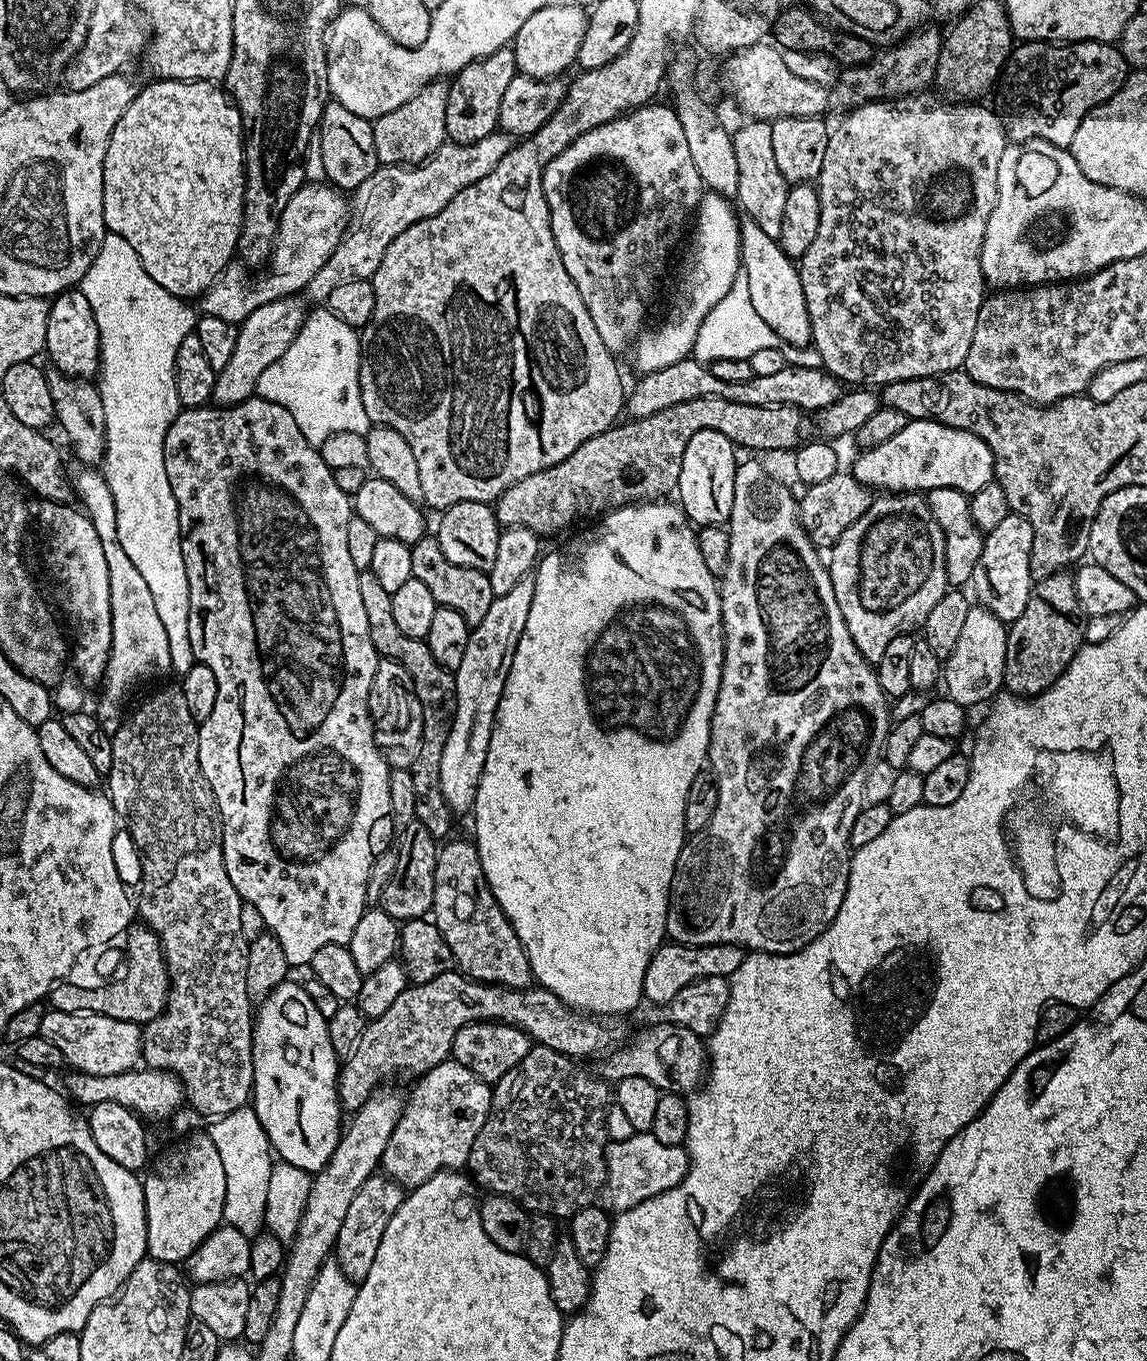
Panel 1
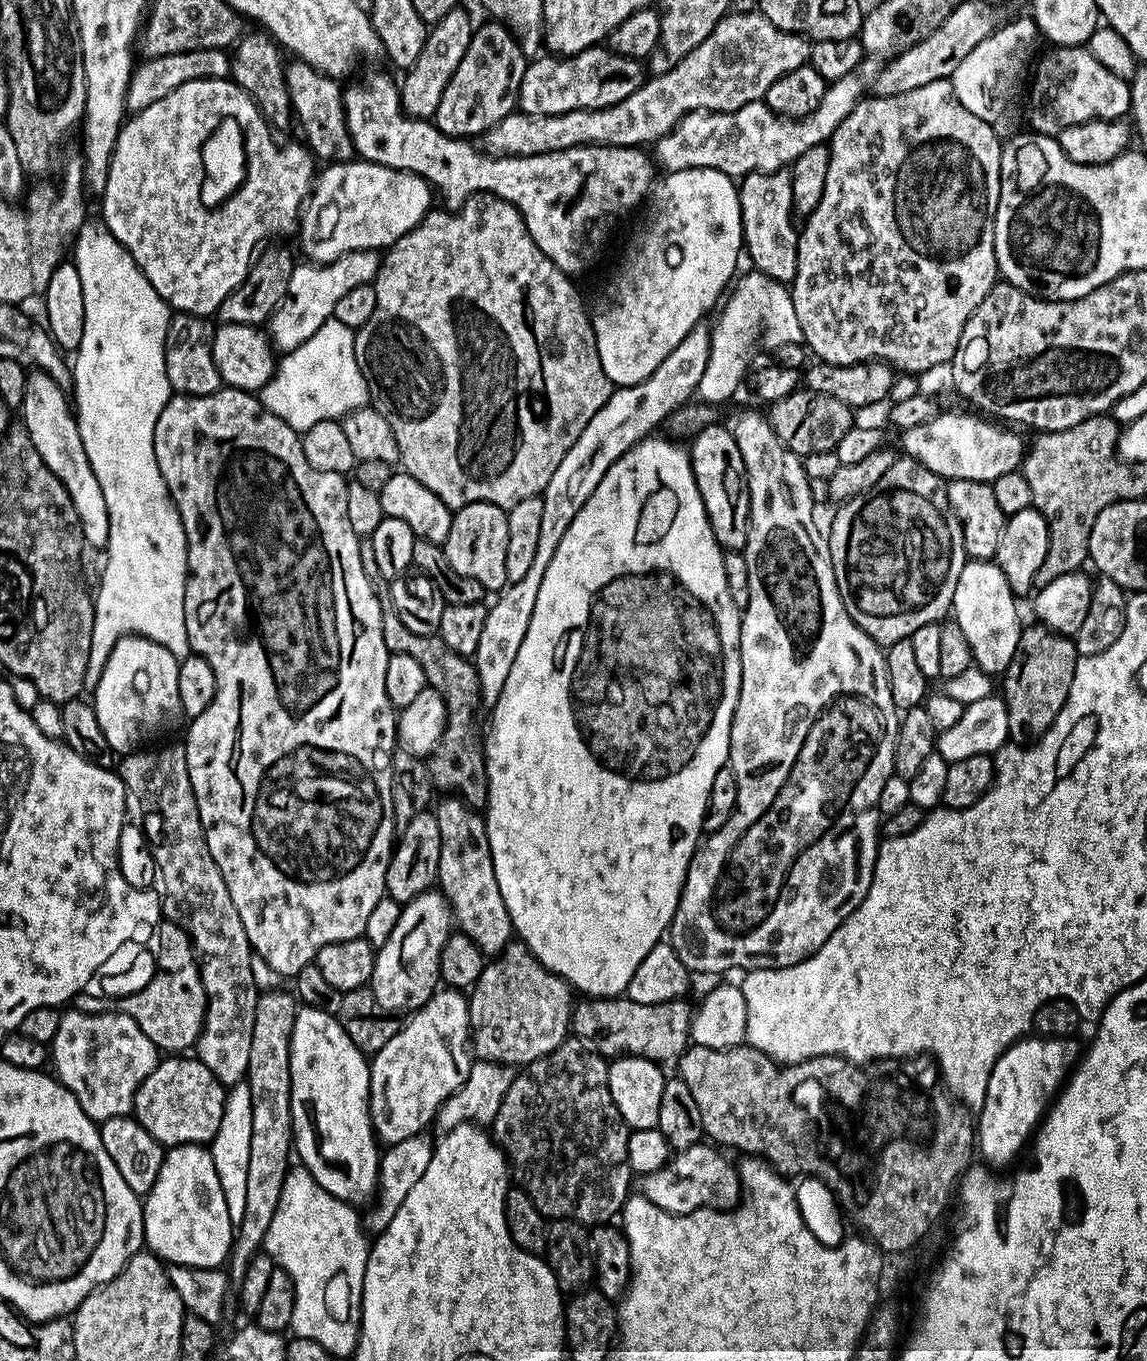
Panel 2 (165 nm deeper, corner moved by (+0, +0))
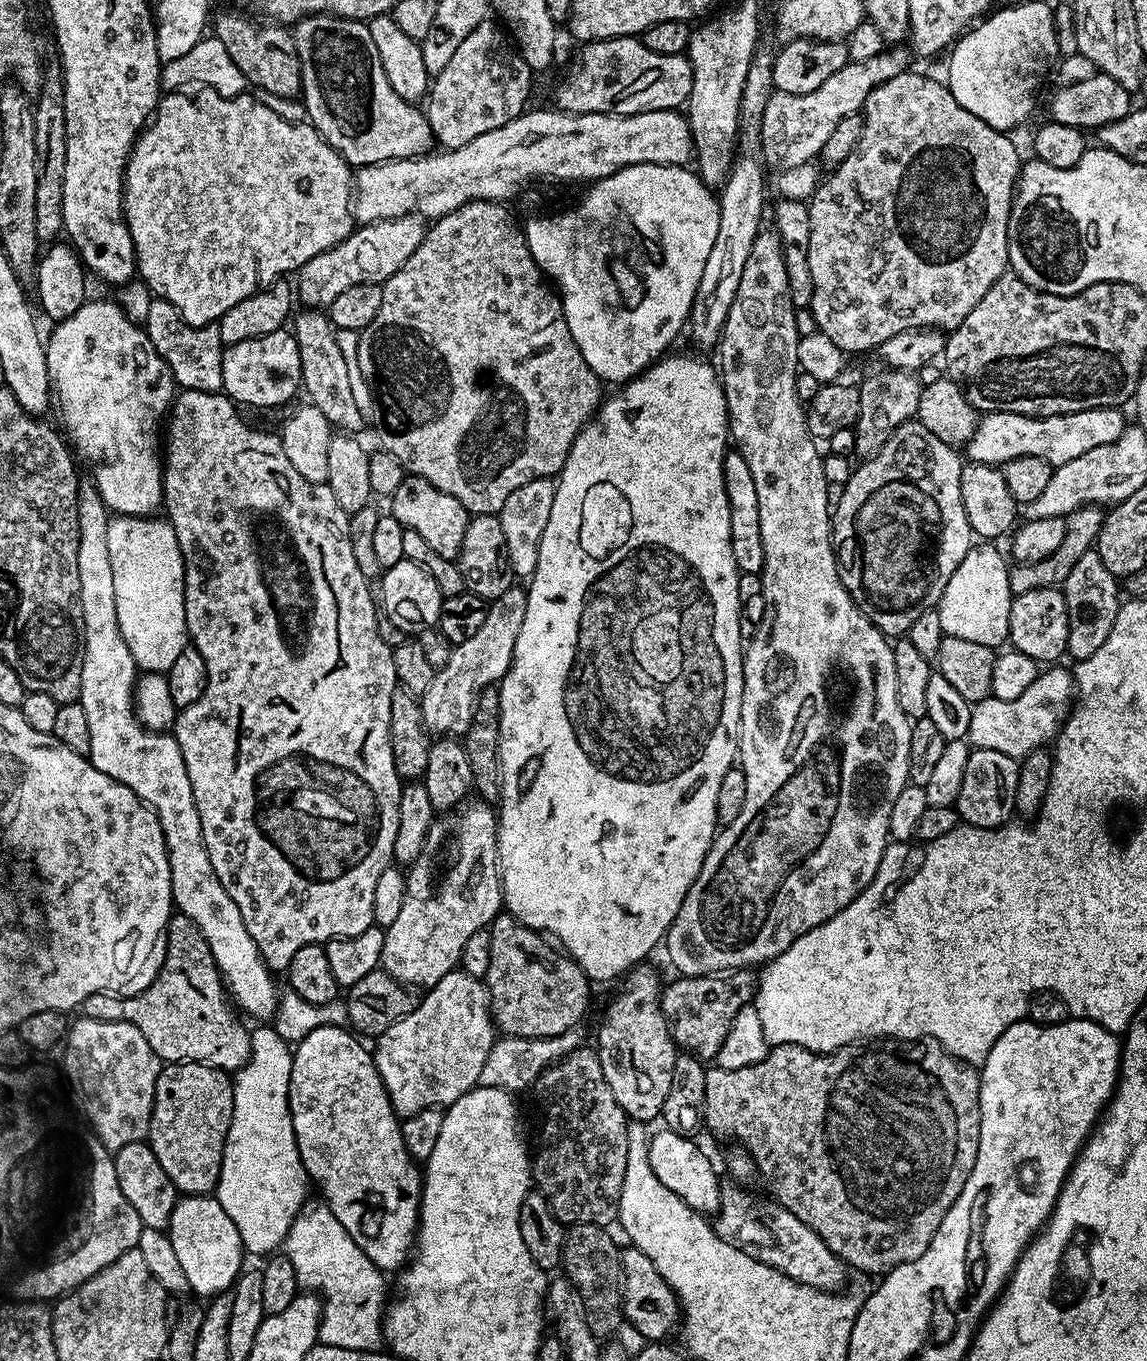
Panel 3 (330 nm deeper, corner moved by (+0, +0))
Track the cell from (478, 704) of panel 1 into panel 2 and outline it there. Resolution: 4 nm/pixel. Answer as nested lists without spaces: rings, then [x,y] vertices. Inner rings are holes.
[[[701,322],[682,338],[674,351],[662,358],[662,366],[654,370],[654,374],[645,380],[639,380],[625,388],[617,387],[611,398],[586,422],[586,430],[578,434],[578,442],[566,450],[566,458],[558,462],[558,470],[546,482],[540,496],[542,502],[542,526],[538,533],[538,546],[534,553],[534,563],[530,571],[518,582],[508,584],[491,601],[486,614],[486,627],[482,630],[482,638],[478,642],[478,650],[474,657],[478,682],[480,683],[480,702],[485,709],[492,709],[502,694],[502,686],[506,686],[506,677],[510,674],[510,666],[514,666],[514,658],[518,654],[518,646],[522,646],[522,638],[526,634],[526,626],[530,626],[530,614],[534,614],[534,602],[538,602],[538,586],[542,586],[542,574],[546,574],[546,566],[550,566],[550,558],[554,558],[554,550],[558,542],[562,542],[562,534],[570,526],[578,514],[578,510],[588,501],[590,494],[598,490],[598,482],[641,440],[651,437],[656,427],[663,425],[674,410],[689,403],[696,396],[698,382],[702,382],[702,374],[706,374],[706,362],[710,362],[710,344],[712,334],[707,323]]]

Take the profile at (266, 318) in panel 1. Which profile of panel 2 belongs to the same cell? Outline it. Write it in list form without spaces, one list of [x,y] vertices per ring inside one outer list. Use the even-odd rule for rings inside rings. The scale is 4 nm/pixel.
[[[372,250],[351,252],[329,264],[297,263],[296,269],[290,274],[286,298],[276,307],[266,325],[266,335],[273,349],[277,353],[287,354],[302,346],[306,338],[332,319],[334,306],[349,290],[375,281],[381,263],[381,257]]]

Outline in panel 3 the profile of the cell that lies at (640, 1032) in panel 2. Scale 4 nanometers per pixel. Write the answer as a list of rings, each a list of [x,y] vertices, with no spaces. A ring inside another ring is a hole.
[[[752,970],[711,976],[680,976],[673,984],[665,983],[660,994],[660,1008],[672,1029],[672,1041],[677,1049],[699,1056],[705,1062],[715,1061],[726,1034],[730,1034],[738,1010],[753,1003],[757,983],[757,973]]]

